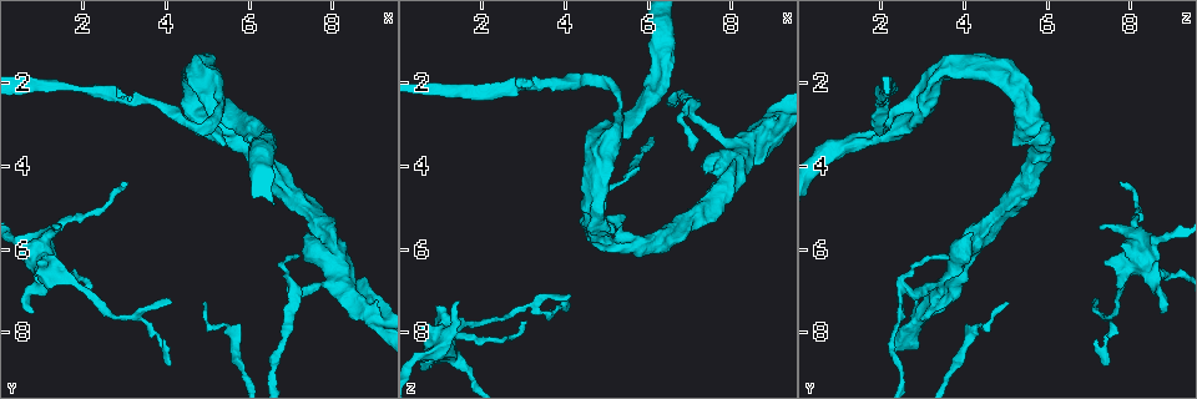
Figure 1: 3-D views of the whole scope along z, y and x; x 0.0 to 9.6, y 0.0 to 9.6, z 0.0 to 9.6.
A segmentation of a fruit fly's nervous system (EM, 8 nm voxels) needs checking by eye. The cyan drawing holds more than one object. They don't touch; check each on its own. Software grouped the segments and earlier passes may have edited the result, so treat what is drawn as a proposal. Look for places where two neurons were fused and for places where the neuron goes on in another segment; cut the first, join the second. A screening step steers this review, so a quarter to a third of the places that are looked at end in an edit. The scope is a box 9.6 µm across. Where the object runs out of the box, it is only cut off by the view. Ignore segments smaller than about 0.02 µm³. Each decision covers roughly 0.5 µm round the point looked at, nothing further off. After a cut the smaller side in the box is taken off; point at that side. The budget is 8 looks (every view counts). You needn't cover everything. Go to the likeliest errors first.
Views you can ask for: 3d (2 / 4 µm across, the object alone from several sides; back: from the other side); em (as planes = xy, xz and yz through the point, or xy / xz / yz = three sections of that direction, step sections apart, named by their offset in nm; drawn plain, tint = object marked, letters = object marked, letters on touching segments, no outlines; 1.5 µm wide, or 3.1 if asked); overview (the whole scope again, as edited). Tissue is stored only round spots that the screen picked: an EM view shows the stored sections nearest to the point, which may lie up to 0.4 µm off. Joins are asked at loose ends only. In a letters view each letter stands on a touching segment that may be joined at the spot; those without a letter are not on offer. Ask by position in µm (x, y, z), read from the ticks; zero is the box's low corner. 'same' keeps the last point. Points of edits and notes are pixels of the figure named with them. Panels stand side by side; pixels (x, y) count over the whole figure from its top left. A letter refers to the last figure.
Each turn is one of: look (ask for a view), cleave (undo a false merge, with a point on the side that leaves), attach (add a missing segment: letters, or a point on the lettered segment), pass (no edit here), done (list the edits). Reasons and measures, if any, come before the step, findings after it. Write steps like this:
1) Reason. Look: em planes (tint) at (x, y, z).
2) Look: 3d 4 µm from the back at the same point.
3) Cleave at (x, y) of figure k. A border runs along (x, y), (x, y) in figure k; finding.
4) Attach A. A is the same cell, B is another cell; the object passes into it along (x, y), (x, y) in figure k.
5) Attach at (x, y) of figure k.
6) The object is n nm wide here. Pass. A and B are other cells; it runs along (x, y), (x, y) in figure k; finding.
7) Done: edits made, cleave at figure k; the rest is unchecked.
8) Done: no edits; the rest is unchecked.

Thick end. Look: em planes (letters) at (4.90, 1.50, 5.10).

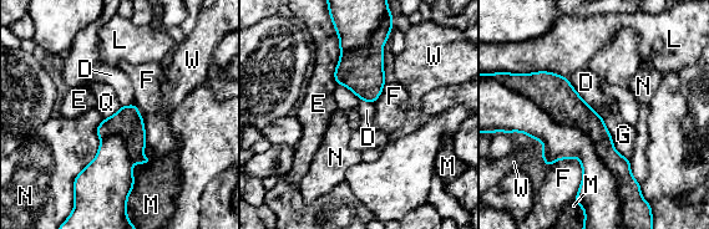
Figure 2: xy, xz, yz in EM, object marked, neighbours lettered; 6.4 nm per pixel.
The object is 280 nm wide here. Pass. D, E, F, G, L, M, N, Q and W are other cells; a border runs along (135, 102), (142, 117), (147, 146) in figure 2; none of them fits.

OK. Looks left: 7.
Free end. Look: 3d 2 µm at (0.75, 7.55, 8.80).

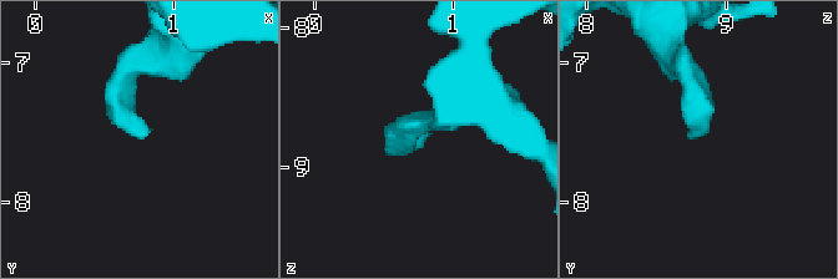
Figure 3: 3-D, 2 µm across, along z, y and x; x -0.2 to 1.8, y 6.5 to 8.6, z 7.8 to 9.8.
Now the EM. Look: em xz step 8 (letters) at (0.80, 7.52, 8.78).

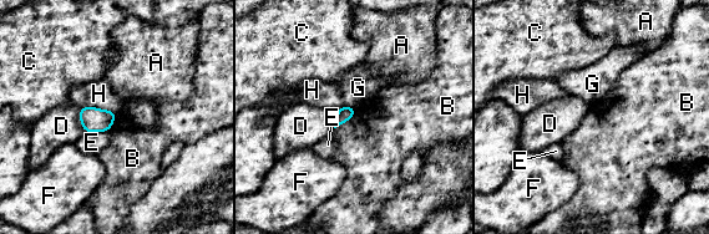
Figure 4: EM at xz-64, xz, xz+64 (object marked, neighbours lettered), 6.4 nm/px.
Pass. A, B, C, D, E, F, G and H are other cells; a border runs along (356, 108), (348, 120), (334, 128) in figure 4; no lettered segment goes on from it.

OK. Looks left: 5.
Abrupt turn. Look: 3d 2 µm at (7.05, 7.00, 2.55).

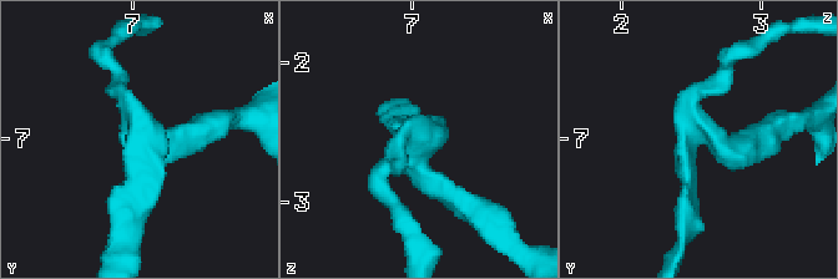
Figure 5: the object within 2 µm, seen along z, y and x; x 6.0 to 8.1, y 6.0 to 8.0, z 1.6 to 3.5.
Now the EM. Look: em xy step 4 (tint) at (7.06, 7.02, 2.58).

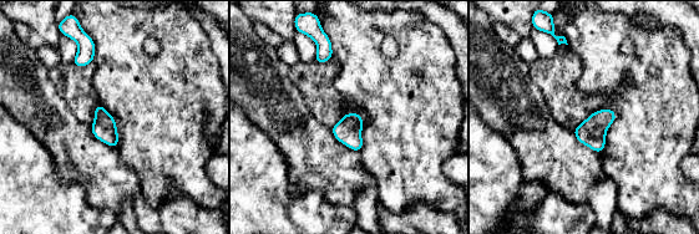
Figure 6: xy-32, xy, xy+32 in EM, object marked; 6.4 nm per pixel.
Look: em xy step 4 (letters) at the same point.

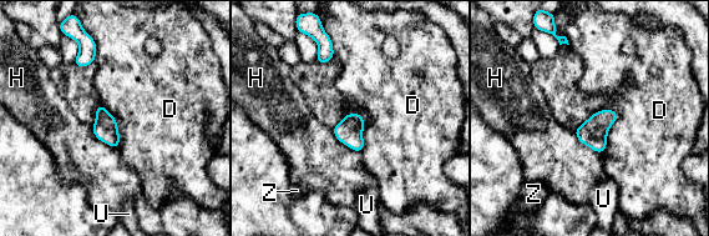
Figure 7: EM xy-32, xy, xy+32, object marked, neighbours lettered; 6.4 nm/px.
Pass. D, H, U and Z are other cells; a border runs along (91, 126), (99, 139), (118, 149) in figure 7; one neuron here.

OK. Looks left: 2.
Done: no edits; the rest is unchecked.

